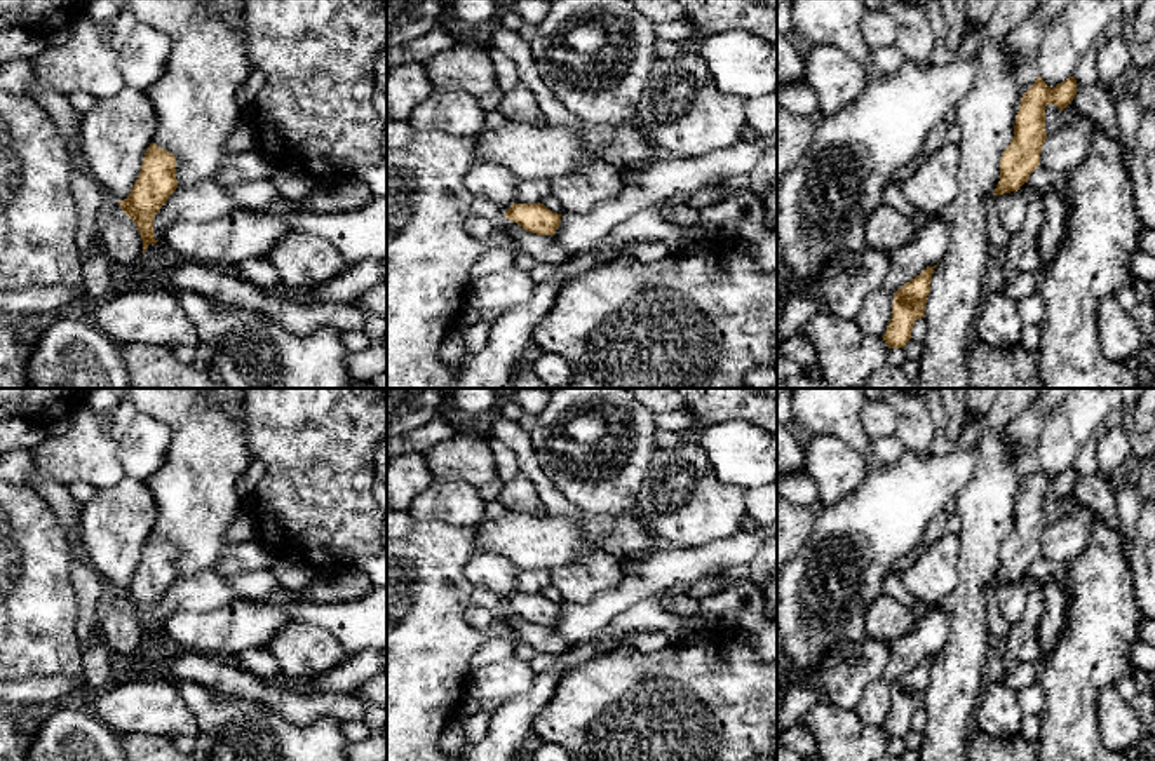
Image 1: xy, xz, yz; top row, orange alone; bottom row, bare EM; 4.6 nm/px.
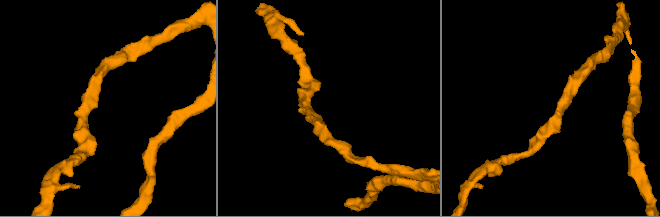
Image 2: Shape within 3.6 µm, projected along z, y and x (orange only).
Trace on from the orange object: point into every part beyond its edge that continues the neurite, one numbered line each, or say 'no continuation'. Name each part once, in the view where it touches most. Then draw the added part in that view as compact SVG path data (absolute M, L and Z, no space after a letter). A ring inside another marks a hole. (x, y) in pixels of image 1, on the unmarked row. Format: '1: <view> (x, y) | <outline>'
no continuation

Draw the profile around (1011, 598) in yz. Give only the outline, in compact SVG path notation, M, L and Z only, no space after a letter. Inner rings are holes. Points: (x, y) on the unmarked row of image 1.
M1021 580L993 585L993 594L998 603L1002 616L1010 623L1017 623L1026 609L1026 587Z

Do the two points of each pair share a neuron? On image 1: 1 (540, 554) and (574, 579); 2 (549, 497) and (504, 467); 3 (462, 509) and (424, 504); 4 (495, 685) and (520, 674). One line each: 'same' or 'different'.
1: different
2: different
3: same
4: same

